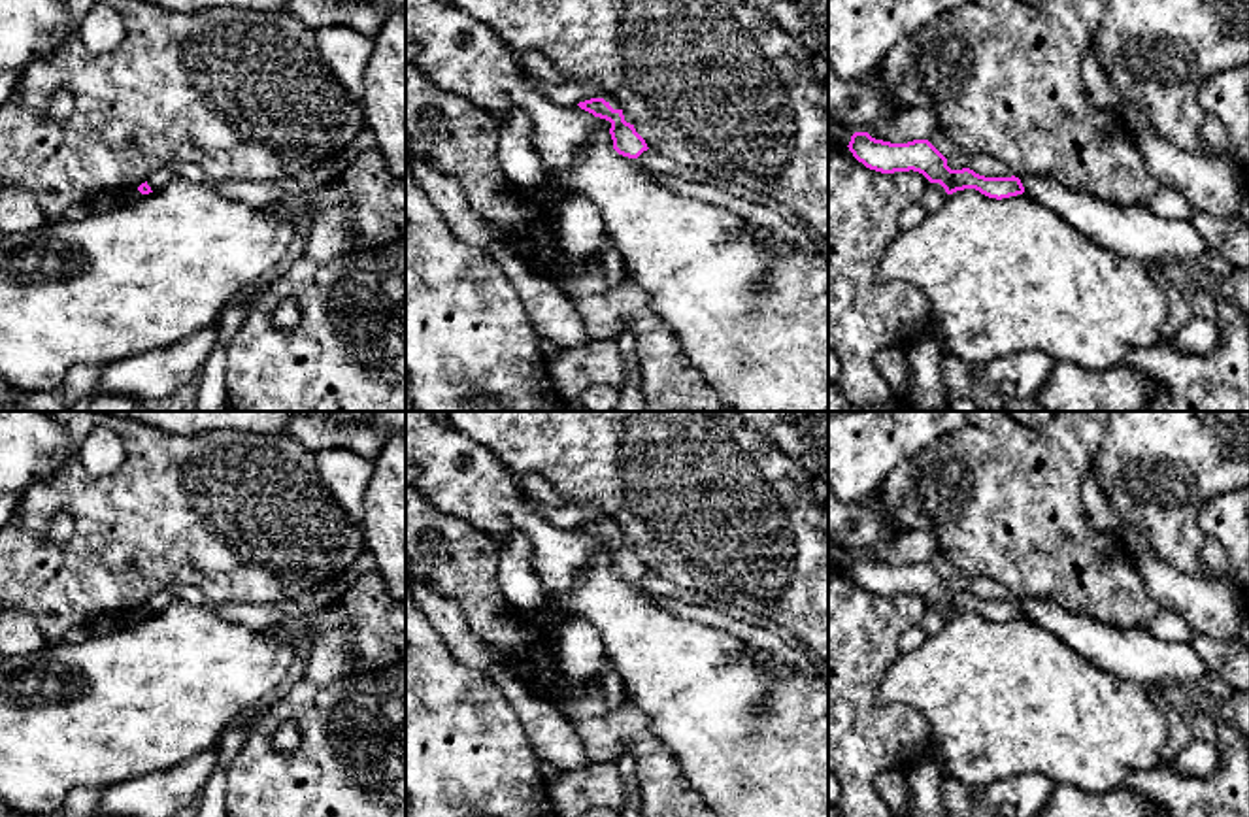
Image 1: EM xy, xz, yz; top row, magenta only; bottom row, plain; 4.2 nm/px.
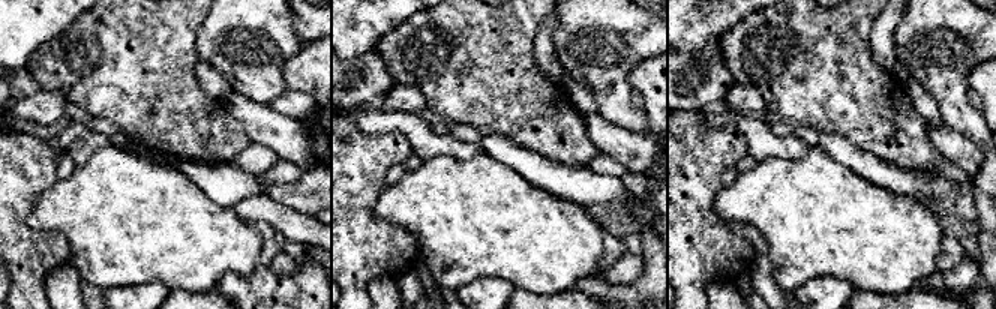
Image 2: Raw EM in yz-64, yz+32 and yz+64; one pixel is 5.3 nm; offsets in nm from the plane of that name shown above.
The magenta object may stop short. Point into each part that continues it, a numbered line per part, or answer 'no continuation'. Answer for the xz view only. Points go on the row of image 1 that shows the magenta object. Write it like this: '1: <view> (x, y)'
no continuation

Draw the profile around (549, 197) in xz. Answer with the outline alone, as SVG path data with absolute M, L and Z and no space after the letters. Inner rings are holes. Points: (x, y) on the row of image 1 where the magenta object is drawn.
M545 183L545 185L530 191L528 196L536 204L540 204L549 215L557 215L558 206L564 200L564 192L551 183Z

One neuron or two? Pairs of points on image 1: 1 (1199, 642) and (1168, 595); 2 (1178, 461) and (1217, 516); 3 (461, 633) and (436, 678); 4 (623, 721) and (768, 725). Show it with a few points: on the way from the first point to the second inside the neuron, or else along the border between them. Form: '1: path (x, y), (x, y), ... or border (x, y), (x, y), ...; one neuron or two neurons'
1: border (1195, 631), (1229, 644); two neurons
2: border (1229, 489), (1199, 512), (1204, 536); two neurons
3: border (425, 614), (449, 650), (463, 663), (483, 672); two neurons
4: border (625, 697), (648, 717), (649, 731), (674, 757); two neurons

